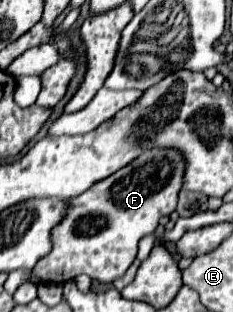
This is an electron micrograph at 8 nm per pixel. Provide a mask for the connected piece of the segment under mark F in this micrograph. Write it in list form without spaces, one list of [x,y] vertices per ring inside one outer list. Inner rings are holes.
[[[150,149],[138,161],[96,181],[82,195],[68,199],[64,219],[50,233],[52,249],[38,259],[32,277],[40,283],[66,283],[82,273],[100,283],[112,283],[122,277],[136,259],[138,241],[144,235],[152,235],[160,217],[176,209],[182,173],[184,161],[174,149]]]

